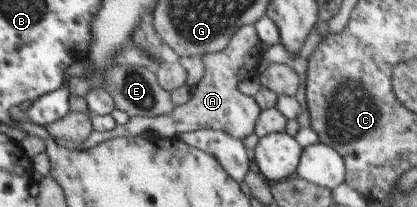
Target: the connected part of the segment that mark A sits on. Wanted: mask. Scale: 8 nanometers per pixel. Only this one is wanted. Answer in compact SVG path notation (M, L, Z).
M253 25L240 27L222 52L201 55L204 73L201 81L190 90L191 100L188 103L176 106L174 111L164 116L132 116L126 124L116 124L116 128L112 130L92 130L90 136L80 144L79 149L88 150L111 138L133 137L154 130L160 137L173 139L197 130L214 129L226 131L231 137L242 141L254 132L256 119L262 110L254 97L238 90L238 82L245 78L255 78L260 73L263 56L261 43Z

